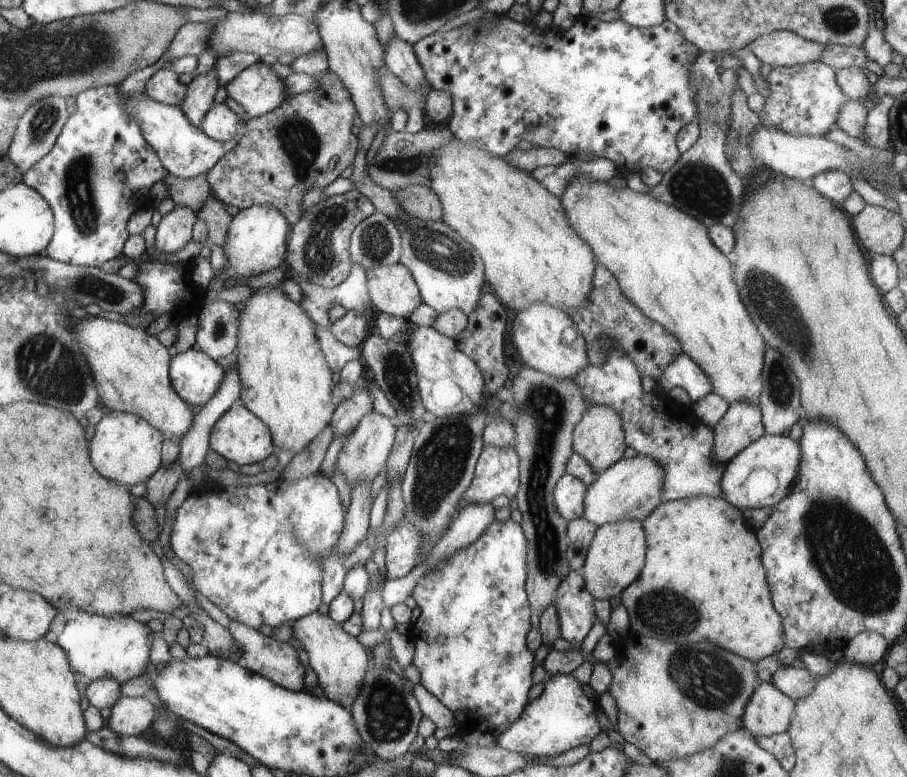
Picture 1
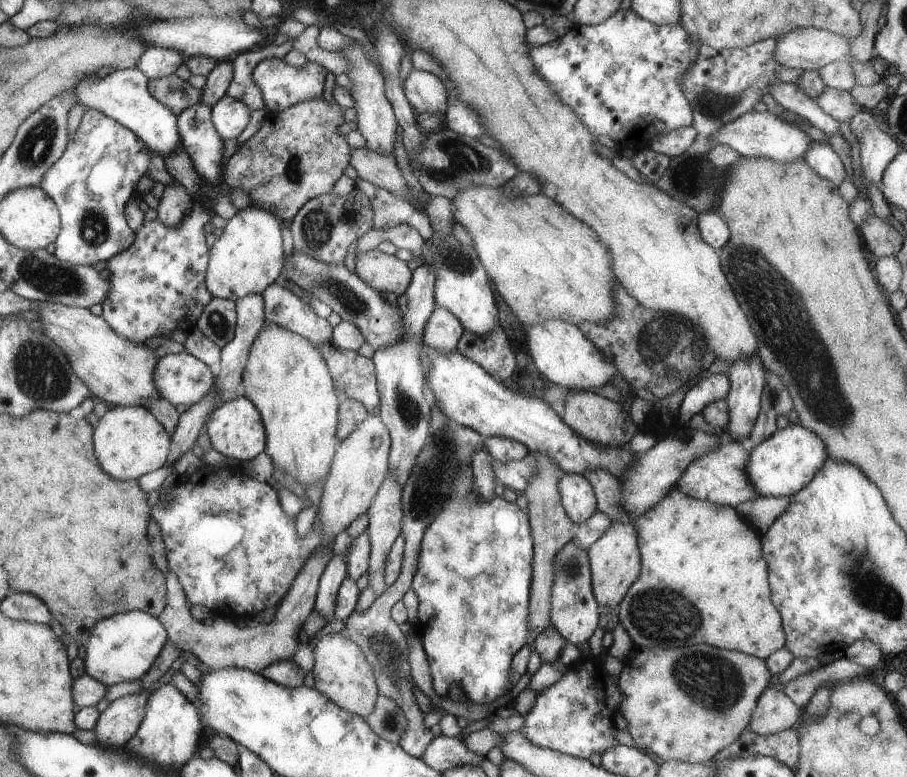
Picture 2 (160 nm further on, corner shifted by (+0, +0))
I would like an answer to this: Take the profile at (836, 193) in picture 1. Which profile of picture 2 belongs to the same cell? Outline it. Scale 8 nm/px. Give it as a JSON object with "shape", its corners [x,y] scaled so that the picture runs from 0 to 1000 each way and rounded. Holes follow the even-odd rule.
{"shape":[[[895,181],[893,190],[889,192],[888,207],[907,230],[921,234],[923,239],[933,232],[933,221],[926,201],[911,181]]]}

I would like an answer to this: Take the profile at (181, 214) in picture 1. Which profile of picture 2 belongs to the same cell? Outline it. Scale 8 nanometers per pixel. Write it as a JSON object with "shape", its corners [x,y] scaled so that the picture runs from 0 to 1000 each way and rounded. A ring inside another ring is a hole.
{"shape":[[[194,232],[182,239],[179,255],[175,255],[173,279],[186,292],[198,287],[211,272],[213,255]]]}

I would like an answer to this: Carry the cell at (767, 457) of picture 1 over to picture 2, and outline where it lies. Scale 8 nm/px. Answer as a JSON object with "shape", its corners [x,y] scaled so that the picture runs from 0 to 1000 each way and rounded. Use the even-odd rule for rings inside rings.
{"shape":[[[882,543],[870,544],[863,552],[856,552],[851,561],[845,562],[845,566],[832,574],[826,583],[821,604],[830,627],[840,640],[875,638],[895,620],[897,611],[908,600],[913,589],[913,580],[906,562]]]}

